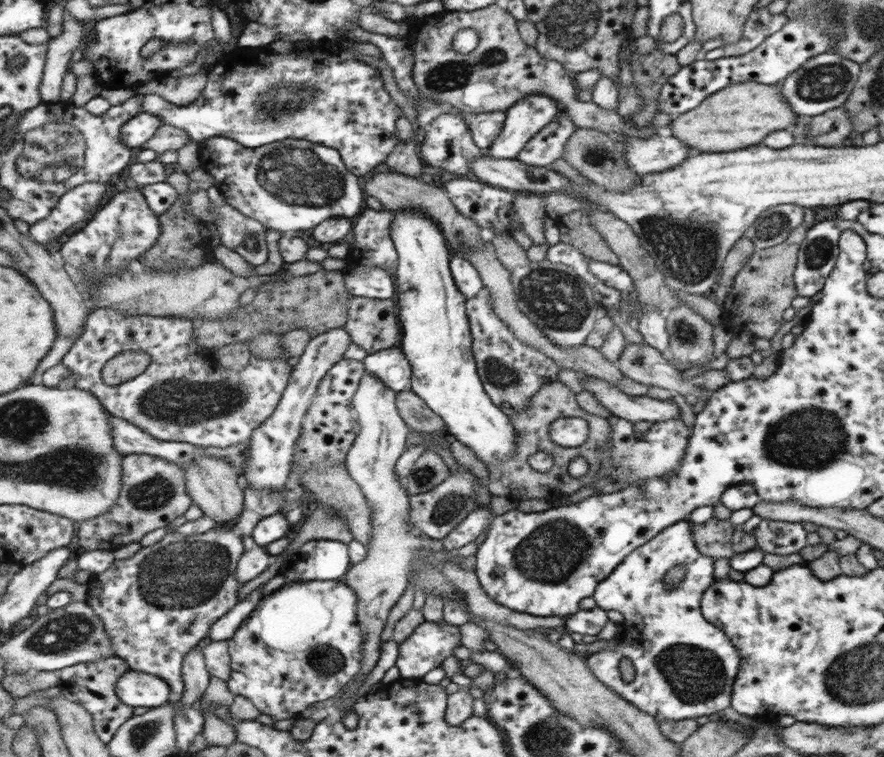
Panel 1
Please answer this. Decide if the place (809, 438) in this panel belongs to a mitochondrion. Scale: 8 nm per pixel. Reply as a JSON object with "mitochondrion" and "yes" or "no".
{"mitochondrion":"yes"}

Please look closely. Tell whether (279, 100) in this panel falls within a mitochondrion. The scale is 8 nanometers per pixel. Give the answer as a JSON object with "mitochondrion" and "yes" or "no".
{"mitochondrion":"yes"}

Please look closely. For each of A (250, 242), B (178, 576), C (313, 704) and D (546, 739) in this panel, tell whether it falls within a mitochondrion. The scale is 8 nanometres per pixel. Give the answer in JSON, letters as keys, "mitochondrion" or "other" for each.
{"A":"mitochondrion","B":"mitochondrion","C":"other","D":"mitochondrion"}

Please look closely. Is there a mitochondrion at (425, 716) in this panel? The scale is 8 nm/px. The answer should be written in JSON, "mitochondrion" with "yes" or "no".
{"mitochondrion":"no"}

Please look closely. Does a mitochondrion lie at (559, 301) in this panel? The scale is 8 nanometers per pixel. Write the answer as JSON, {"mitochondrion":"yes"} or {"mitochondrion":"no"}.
{"mitochondrion":"yes"}

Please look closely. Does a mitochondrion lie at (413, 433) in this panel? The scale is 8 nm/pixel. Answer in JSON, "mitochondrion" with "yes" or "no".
{"mitochondrion":"no"}

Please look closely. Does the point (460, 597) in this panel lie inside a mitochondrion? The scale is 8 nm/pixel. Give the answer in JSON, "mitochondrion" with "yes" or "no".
{"mitochondrion":"no"}

